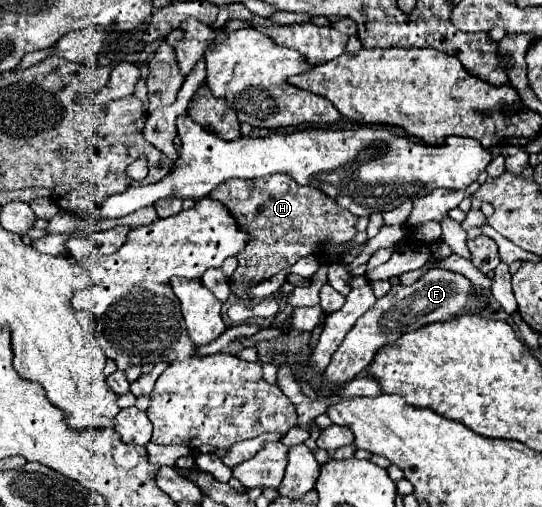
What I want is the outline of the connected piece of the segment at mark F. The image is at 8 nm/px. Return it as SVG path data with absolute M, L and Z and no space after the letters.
M441 268L427 270L411 286L403 286L403 284L393 286L385 296L377 298L375 306L369 308L347 332L343 344L337 348L337 352L331 358L331 364L323 372L323 380L333 388L343 386L371 364L379 348L395 342L401 334L417 330L431 322L445 322L455 318L465 308L471 292L473 292L473 284L467 276Z

